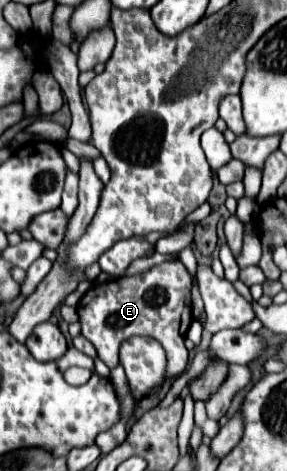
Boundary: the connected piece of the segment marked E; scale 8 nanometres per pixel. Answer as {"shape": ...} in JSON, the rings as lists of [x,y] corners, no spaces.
{"shape":[[[178,261],[160,263],[144,273],[92,283],[88,293],[78,303],[82,335],[96,347],[98,357],[114,369],[120,345],[132,335],[148,335],[158,339],[168,357],[168,379],[180,375],[188,365],[188,349],[184,347],[186,331],[192,323],[192,277]]]}

